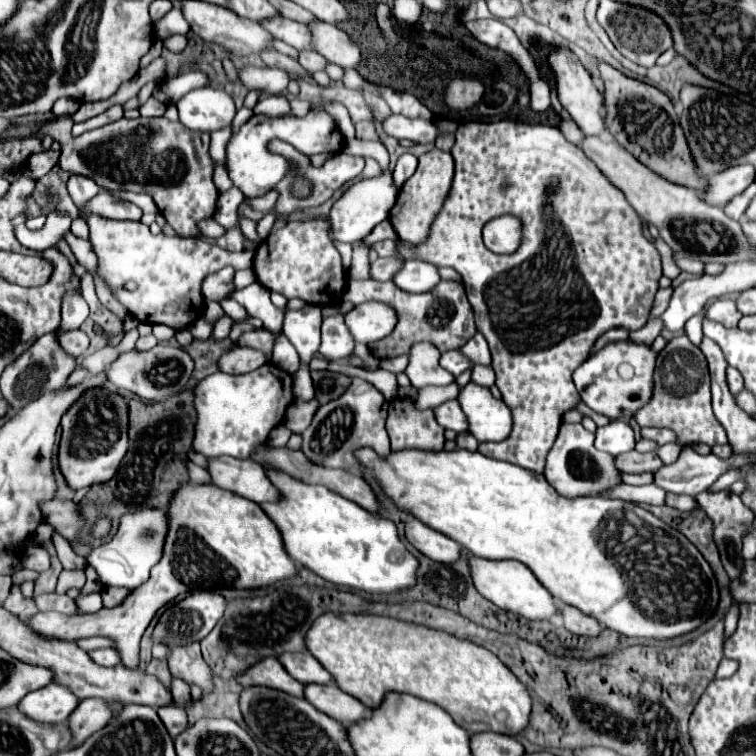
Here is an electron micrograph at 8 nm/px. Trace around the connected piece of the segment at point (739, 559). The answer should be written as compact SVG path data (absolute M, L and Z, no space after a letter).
M728 489L726 491L706 491L706 493L700 493L696 495L696 501L700 505L700 509L706 511L706 515L710 515L710 519L714 521L714 539L716 539L716 545L718 545L718 551L720 551L720 557L722 557L722 565L728 573L730 579L738 577L738 573L742 571L742 565L744 565L744 557L742 557L742 535L744 531L752 525L752 519L754 519L754 513L740 501L740 495L734 495L730 493Z

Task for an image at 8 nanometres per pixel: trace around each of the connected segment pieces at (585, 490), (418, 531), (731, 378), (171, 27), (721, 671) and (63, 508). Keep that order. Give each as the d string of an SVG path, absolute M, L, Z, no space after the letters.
M564 423L560 427L558 439L548 453L544 477L548 479L548 483L554 489L558 489L558 493L562 493L564 497L570 497L570 499L590 497L590 495L610 497L604 493L608 493L610 489L614 489L616 485L622 483L622 479L620 479L622 471L616 469L614 457L610 453L598 451L594 447L594 433L586 431L582 425L572 425L572 423Z
M408 519L404 527L408 543L438 563L450 563L456 561L460 555L460 545L452 541L450 537L426 527L418 519Z
M728 367L728 387L732 391L732 395L738 395L742 389L744 389L744 381L742 381L742 375L738 373L738 369L734 367Z
M172 7L160 21L154 23L154 33L156 37L170 37L176 33L188 33L190 27L186 25L186 19L180 15L182 11L178 7Z
M722 659L720 665L718 665L718 671L716 671L716 677L718 679L724 679L724 677L732 677L736 673L736 661L732 659Z
M52 499L52 501L46 501L46 505L42 503L40 509L42 509L44 521L48 521L50 525L54 525L58 529L58 533L64 535L70 543L74 541L74 537L84 527L84 521L76 513L76 505L72 501Z

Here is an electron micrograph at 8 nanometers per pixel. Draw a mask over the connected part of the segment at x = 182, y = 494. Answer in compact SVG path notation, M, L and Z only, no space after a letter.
M182 485L168 509L168 533L162 559L152 567L150 579L128 593L128 597L112 609L102 607L88 615L38 613L26 621L36 633L76 641L80 637L108 637L120 653L120 665L138 669L138 643L154 613L176 599L194 591L220 591L226 587L246 589L270 585L292 577L296 567L282 547L282 537L268 515L252 501L238 497L216 485Z

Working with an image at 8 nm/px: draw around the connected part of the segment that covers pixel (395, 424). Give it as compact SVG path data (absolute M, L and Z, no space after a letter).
M396 397L390 401L386 431L390 435L392 451L400 449L444 449L444 429L438 425L432 409L416 409L414 401Z

